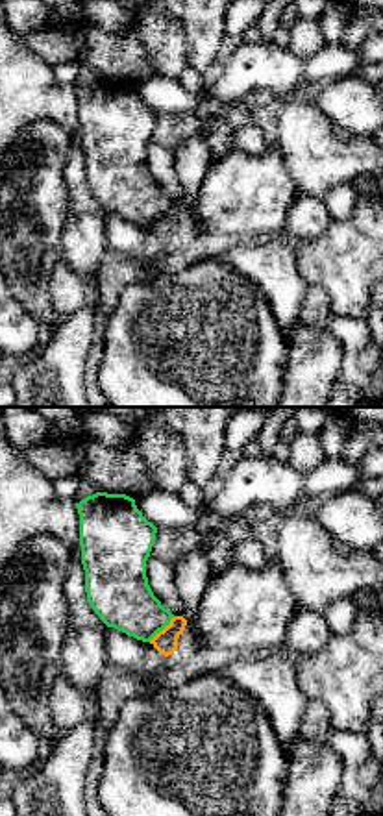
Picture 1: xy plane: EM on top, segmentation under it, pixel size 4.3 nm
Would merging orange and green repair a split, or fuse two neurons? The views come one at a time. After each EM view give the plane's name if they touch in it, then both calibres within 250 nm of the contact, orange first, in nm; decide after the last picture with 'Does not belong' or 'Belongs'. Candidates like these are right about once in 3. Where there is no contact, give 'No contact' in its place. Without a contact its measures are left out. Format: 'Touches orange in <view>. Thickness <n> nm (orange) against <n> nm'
Touches orange in xy. Thickness 100 nm (orange) against 260 nm

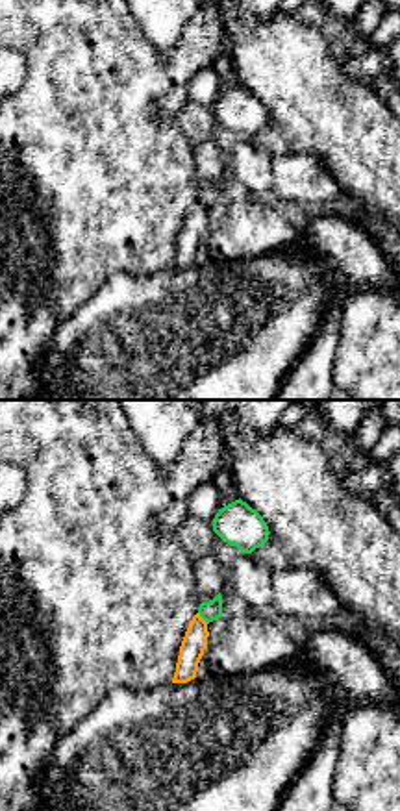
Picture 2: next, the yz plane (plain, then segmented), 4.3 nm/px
Touches orange in yz. Thickness 110 nm (orange) against 90 nm

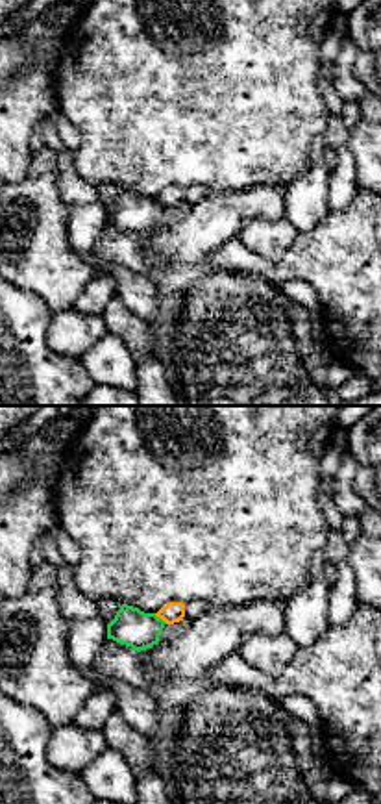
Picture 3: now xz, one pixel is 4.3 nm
Touches orange in xz. Thickness 90 nm (orange) against 160 nm

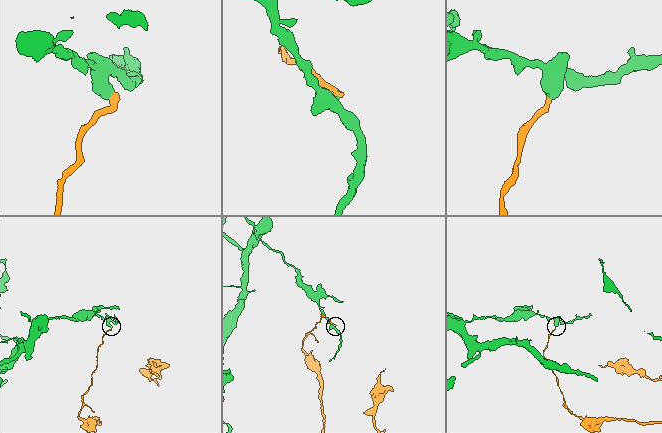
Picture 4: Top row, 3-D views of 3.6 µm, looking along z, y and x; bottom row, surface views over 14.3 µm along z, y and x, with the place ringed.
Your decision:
Does not belong

